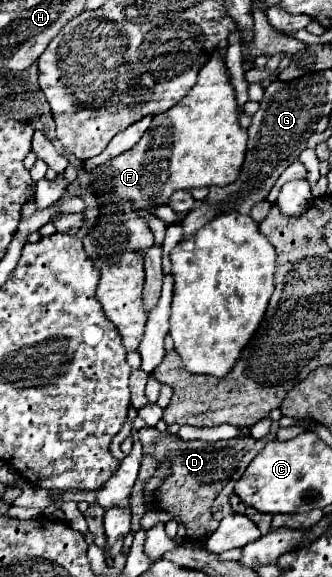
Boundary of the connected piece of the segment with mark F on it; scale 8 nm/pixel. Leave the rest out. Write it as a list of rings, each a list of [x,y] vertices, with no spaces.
[[[212,54],[212,58],[206,62],[206,66],[200,70],[198,82],[194,84],[194,88],[190,88],[188,94],[186,94],[176,106],[172,106],[168,112],[158,114],[158,116],[154,118],[154,126],[148,128],[148,130],[144,132],[142,140],[140,140],[132,150],[128,150],[128,152],[124,152],[124,154],[120,154],[120,156],[116,156],[116,158],[112,158],[112,160],[108,160],[106,164],[98,166],[98,170],[94,172],[94,178],[92,178],[92,184],[90,184],[90,186],[96,190],[98,198],[102,200],[102,216],[100,216],[100,224],[98,224],[96,228],[92,228],[90,234],[84,238],[84,250],[86,250],[86,254],[94,260],[96,268],[102,272],[102,278],[100,278],[100,286],[98,286],[96,298],[98,298],[98,302],[102,304],[106,318],[108,318],[108,320],[116,326],[116,330],[120,332],[122,344],[124,344],[124,348],[126,348],[128,352],[132,352],[132,350],[138,348],[140,338],[144,336],[146,320],[148,320],[146,310],[144,310],[144,304],[142,304],[142,288],[144,288],[144,258],[142,258],[142,252],[148,250],[148,248],[154,244],[154,234],[152,234],[152,230],[150,230],[150,228],[146,226],[146,222],[132,210],[132,206],[136,204],[136,206],[142,206],[144,210],[148,210],[146,206],[150,206],[150,204],[156,204],[156,206],[168,204],[168,198],[170,198],[172,192],[176,192],[176,190],[194,190],[194,188],[202,188],[202,186],[210,188],[210,186],[228,186],[228,184],[232,184],[232,182],[238,178],[238,174],[240,174],[240,166],[242,166],[242,162],[244,162],[244,150],[246,150],[246,142],[248,142],[248,134],[246,134],[246,130],[240,126],[238,116],[240,116],[240,106],[238,106],[238,102],[236,102],[236,92],[234,92],[234,86],[232,86],[232,82],[230,82],[230,74],[228,74],[228,68],[226,68],[226,60],[224,60],[222,54]]]

